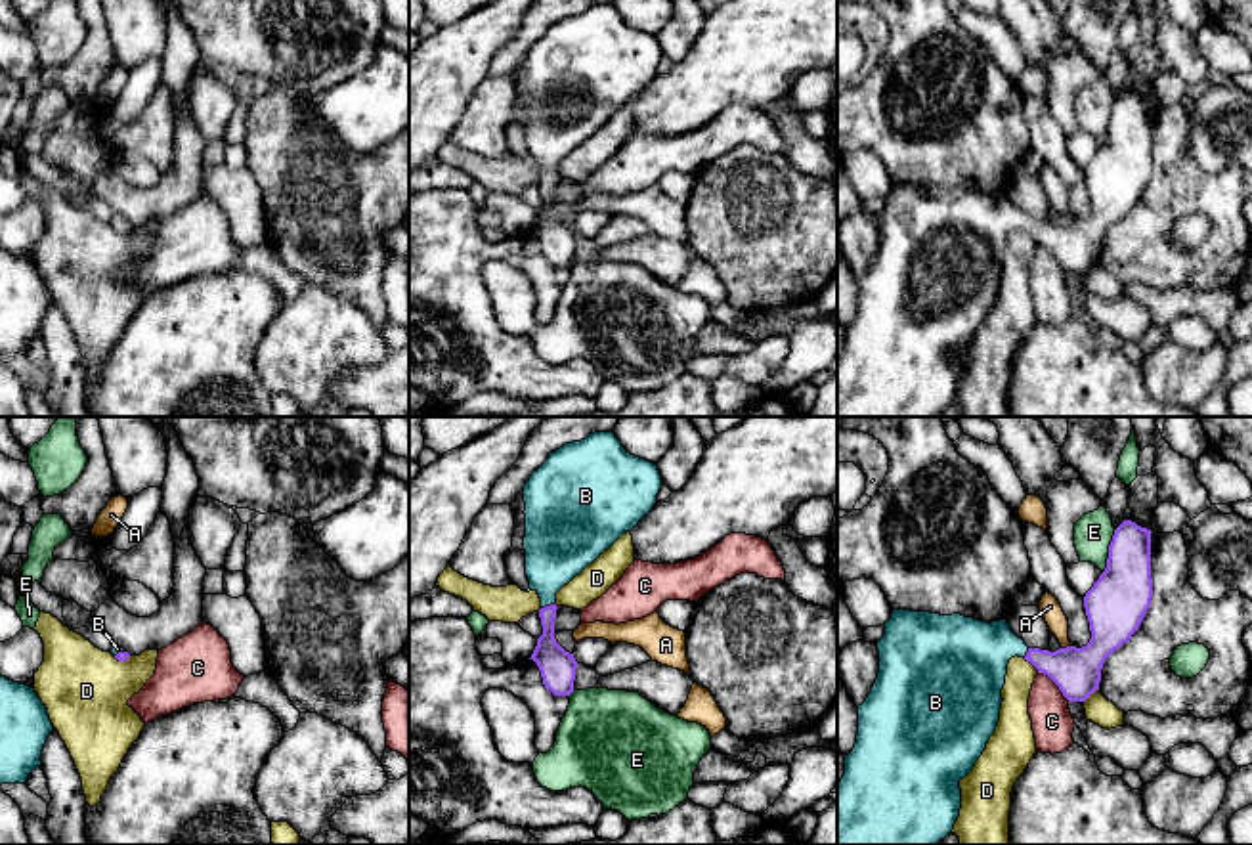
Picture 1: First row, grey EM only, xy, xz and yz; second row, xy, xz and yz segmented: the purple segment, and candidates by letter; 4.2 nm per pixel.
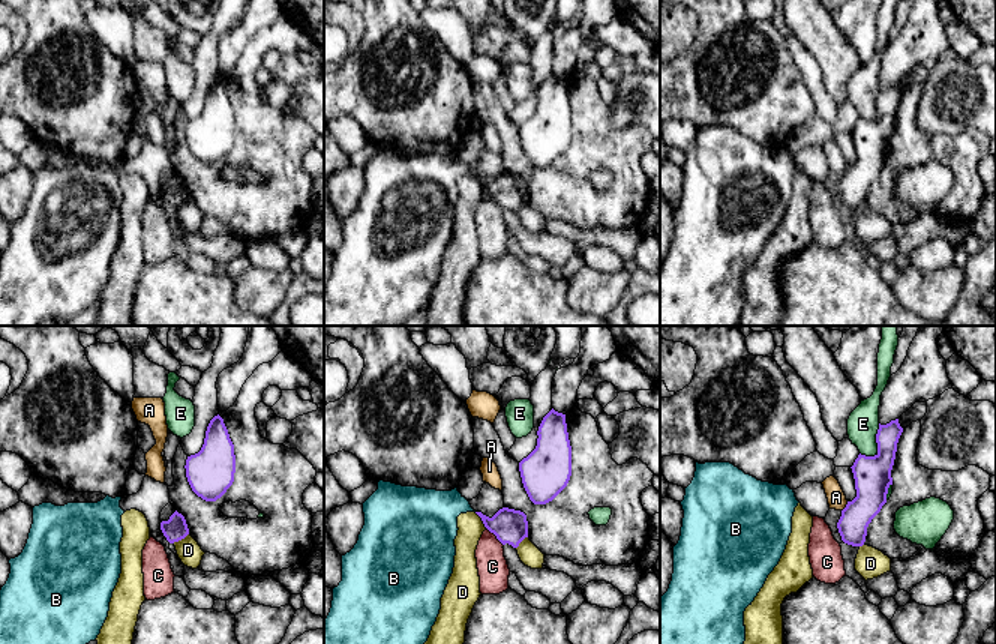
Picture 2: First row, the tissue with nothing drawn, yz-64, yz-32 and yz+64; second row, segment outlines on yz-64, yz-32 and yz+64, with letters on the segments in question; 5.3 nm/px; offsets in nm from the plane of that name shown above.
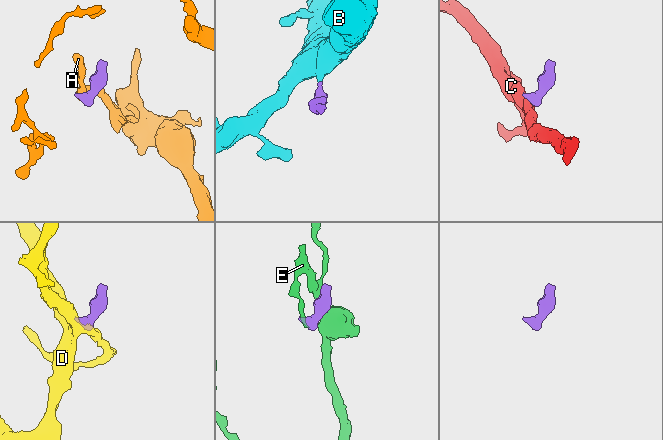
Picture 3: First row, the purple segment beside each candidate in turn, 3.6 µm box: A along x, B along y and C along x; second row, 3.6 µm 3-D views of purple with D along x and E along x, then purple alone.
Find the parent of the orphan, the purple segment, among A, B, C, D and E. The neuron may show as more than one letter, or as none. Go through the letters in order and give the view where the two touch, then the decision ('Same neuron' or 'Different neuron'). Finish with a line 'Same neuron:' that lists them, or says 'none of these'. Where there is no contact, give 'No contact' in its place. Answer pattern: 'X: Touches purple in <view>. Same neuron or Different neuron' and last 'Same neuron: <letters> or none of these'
A: Touches purple in yz. Different neuron
B: Touches purple in xz. Same neuron
C: Touches purple in yz. Different neuron
D: Touches purple in yz. Different neuron
E: Touches purple in yz. Different neuron
Same neuron: B

